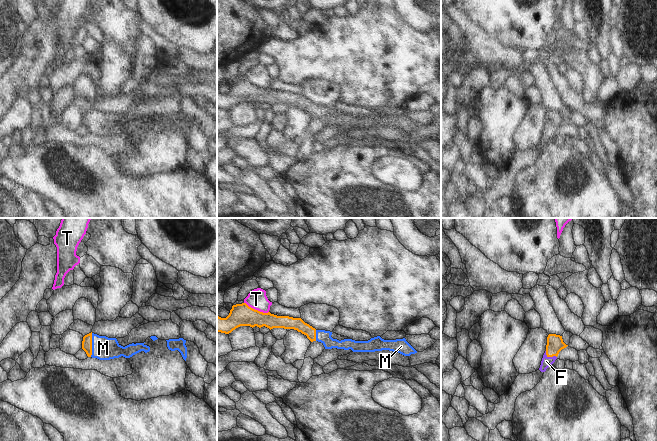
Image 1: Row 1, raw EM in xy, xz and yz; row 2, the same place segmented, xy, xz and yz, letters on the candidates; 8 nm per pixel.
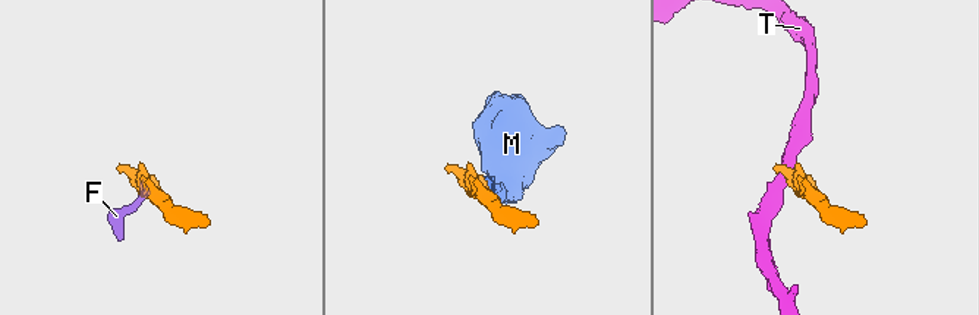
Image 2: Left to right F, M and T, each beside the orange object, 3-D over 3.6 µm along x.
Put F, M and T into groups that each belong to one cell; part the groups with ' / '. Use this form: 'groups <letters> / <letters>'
groups F M / T

